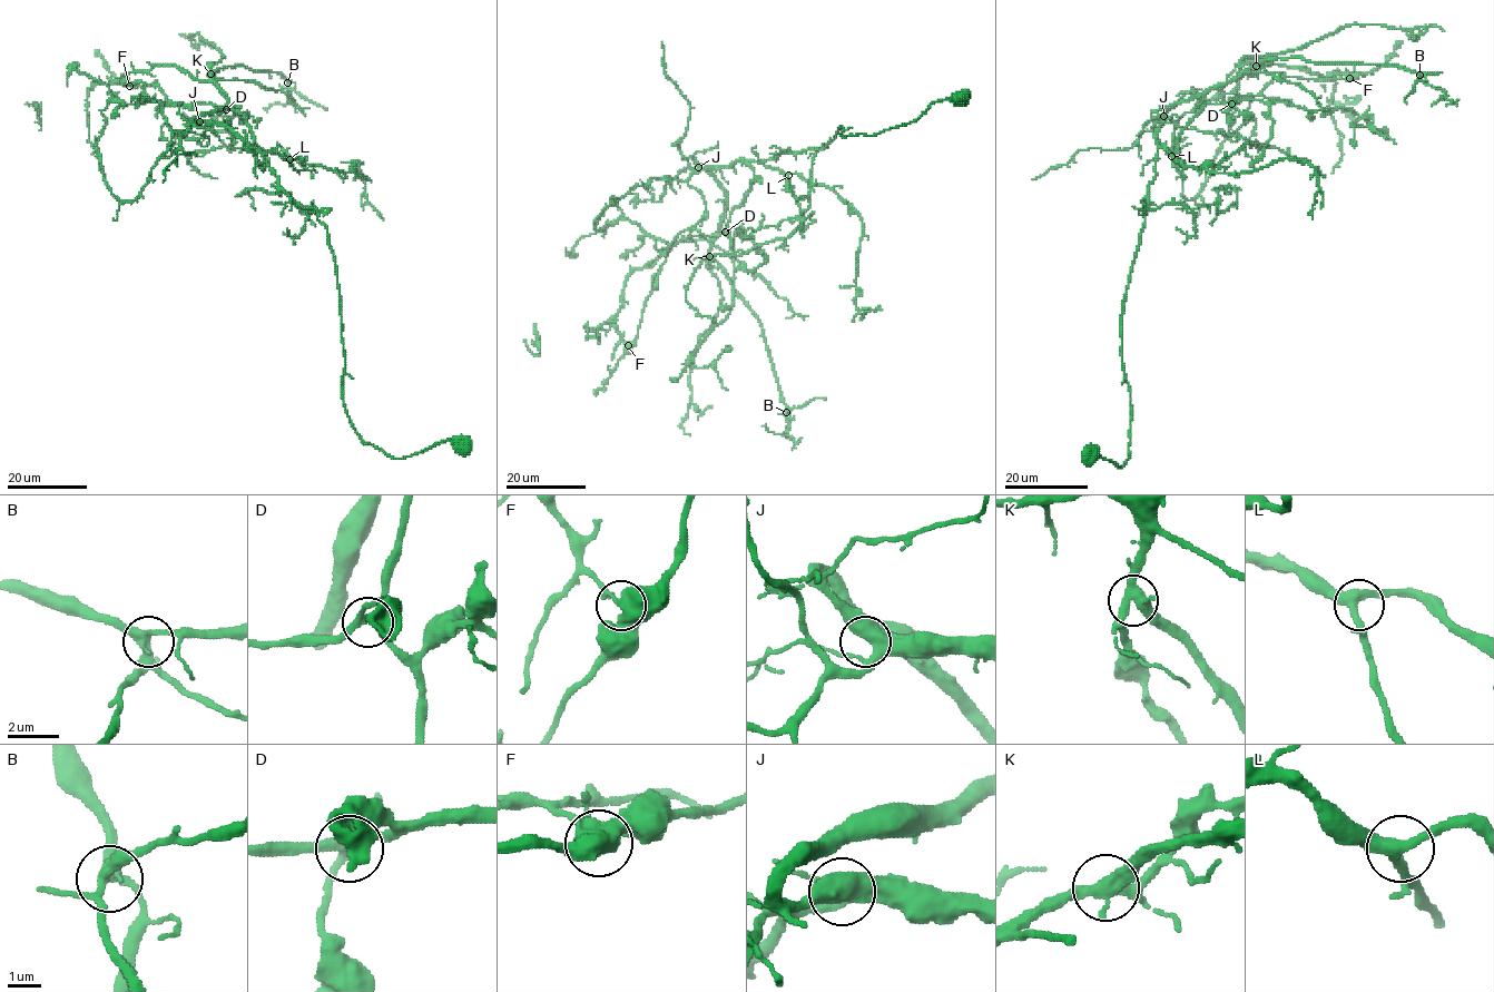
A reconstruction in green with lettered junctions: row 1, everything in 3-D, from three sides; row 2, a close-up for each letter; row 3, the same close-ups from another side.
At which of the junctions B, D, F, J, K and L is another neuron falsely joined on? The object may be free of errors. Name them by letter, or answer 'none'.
F

